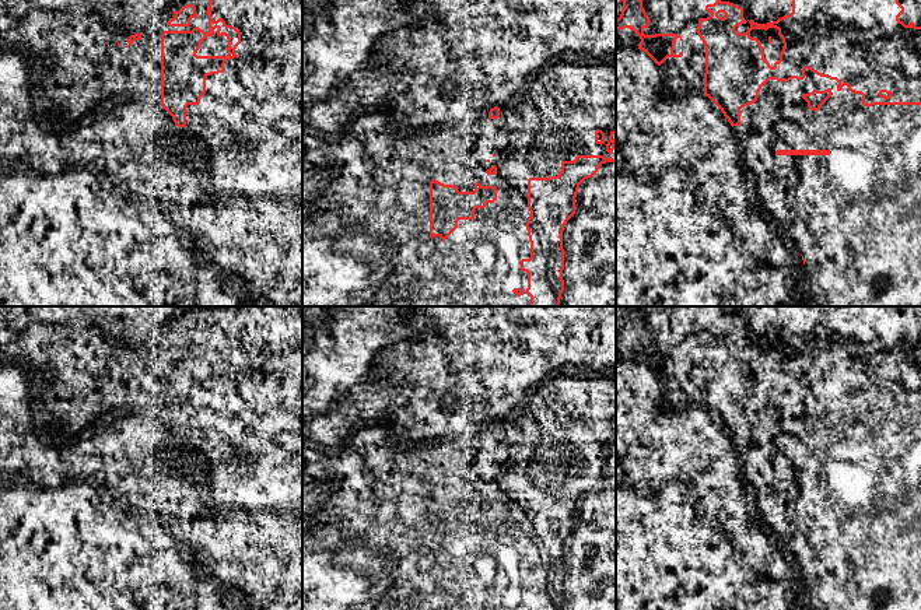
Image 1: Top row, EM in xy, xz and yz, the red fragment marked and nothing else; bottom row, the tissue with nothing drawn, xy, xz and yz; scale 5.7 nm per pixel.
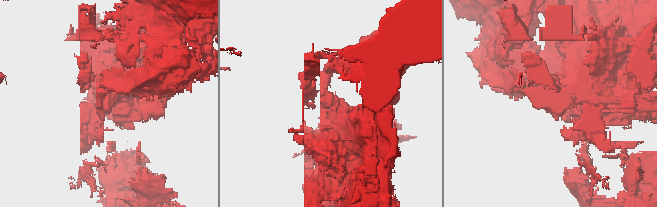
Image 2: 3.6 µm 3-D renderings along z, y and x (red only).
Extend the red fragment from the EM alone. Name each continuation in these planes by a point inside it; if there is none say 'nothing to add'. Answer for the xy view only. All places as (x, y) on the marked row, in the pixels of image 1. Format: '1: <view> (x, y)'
1: xy (214, 45)
2: xy (249, 118)

